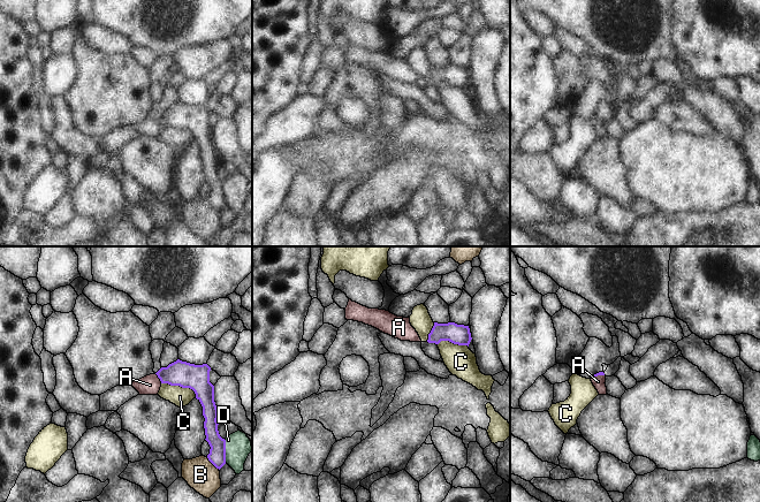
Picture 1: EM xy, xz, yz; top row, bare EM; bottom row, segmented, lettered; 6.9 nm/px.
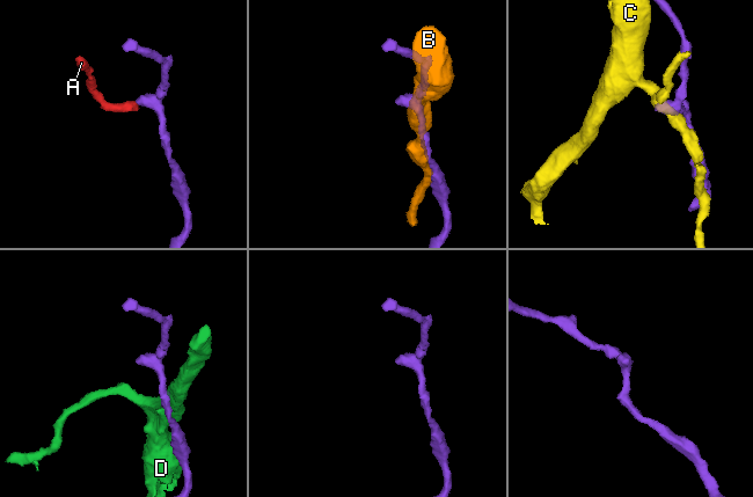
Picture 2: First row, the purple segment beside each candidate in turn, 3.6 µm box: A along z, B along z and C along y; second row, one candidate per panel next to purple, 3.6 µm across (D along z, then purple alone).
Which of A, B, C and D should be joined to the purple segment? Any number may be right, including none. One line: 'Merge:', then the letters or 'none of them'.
Merge: A

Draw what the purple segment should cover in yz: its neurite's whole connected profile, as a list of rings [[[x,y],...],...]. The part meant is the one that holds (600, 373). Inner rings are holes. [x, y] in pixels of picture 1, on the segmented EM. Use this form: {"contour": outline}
{"contour": [[[599,372],[591,378],[591,381],[595,389],[598,390],[599,395],[607,395],[607,387],[606,387],[606,375],[603,372]]]}

